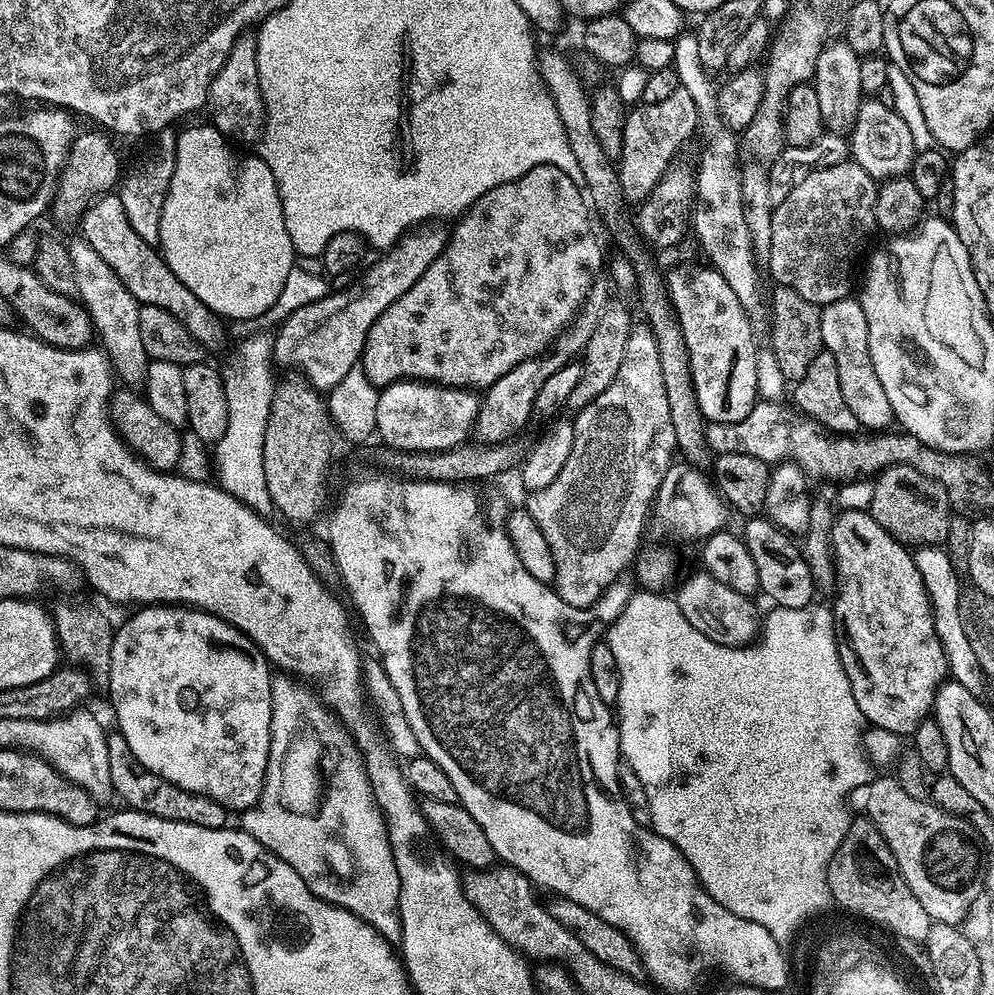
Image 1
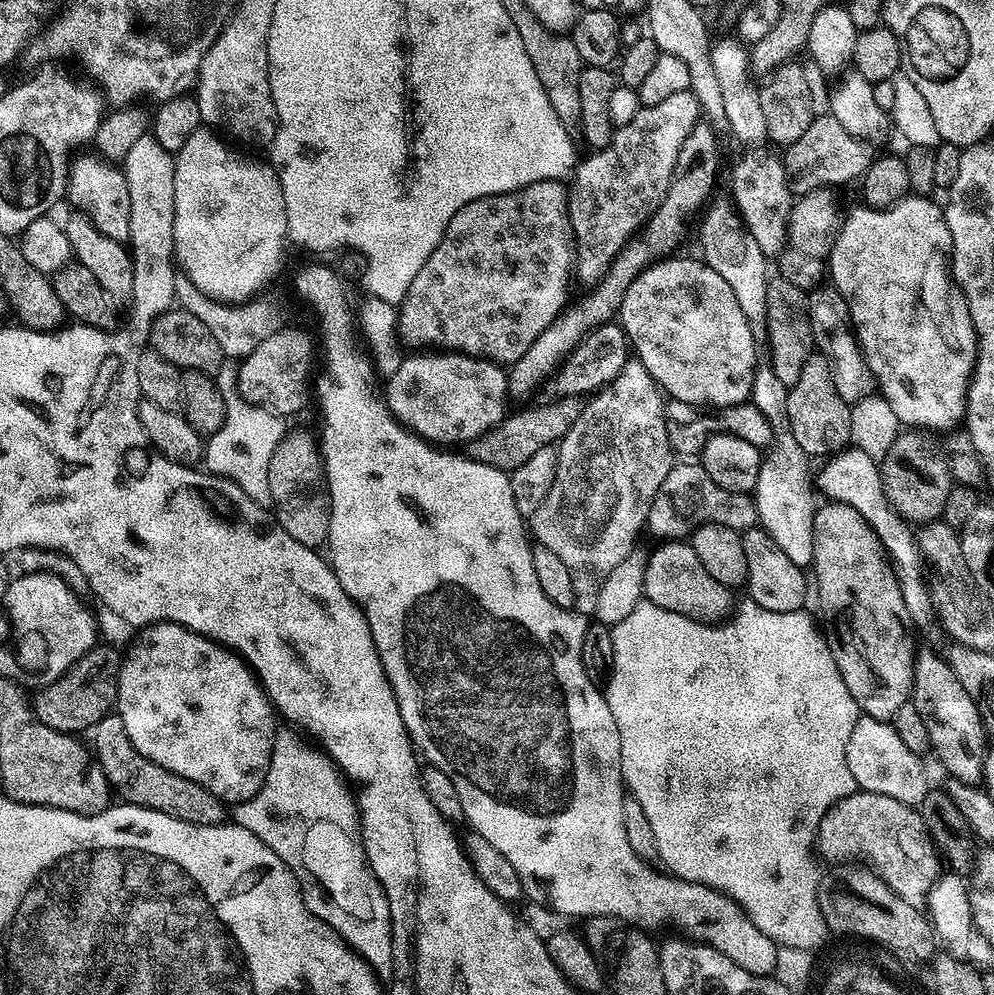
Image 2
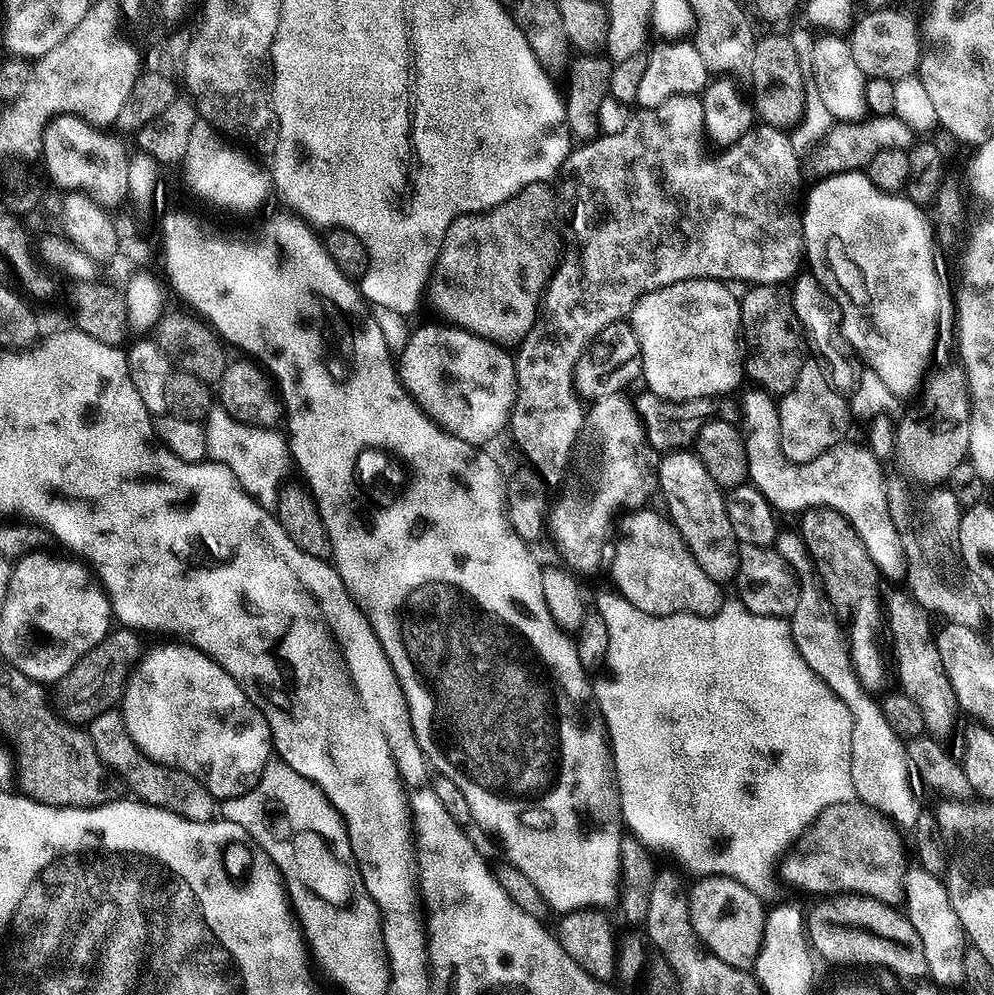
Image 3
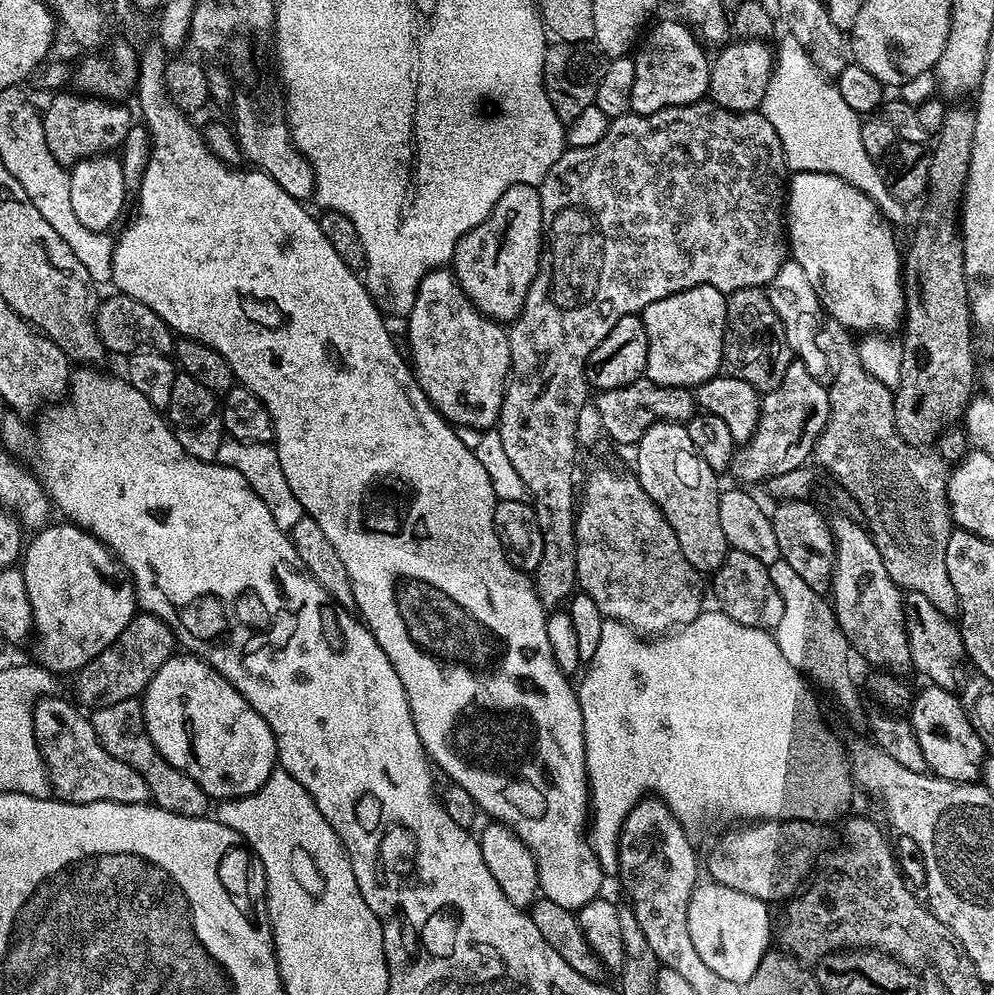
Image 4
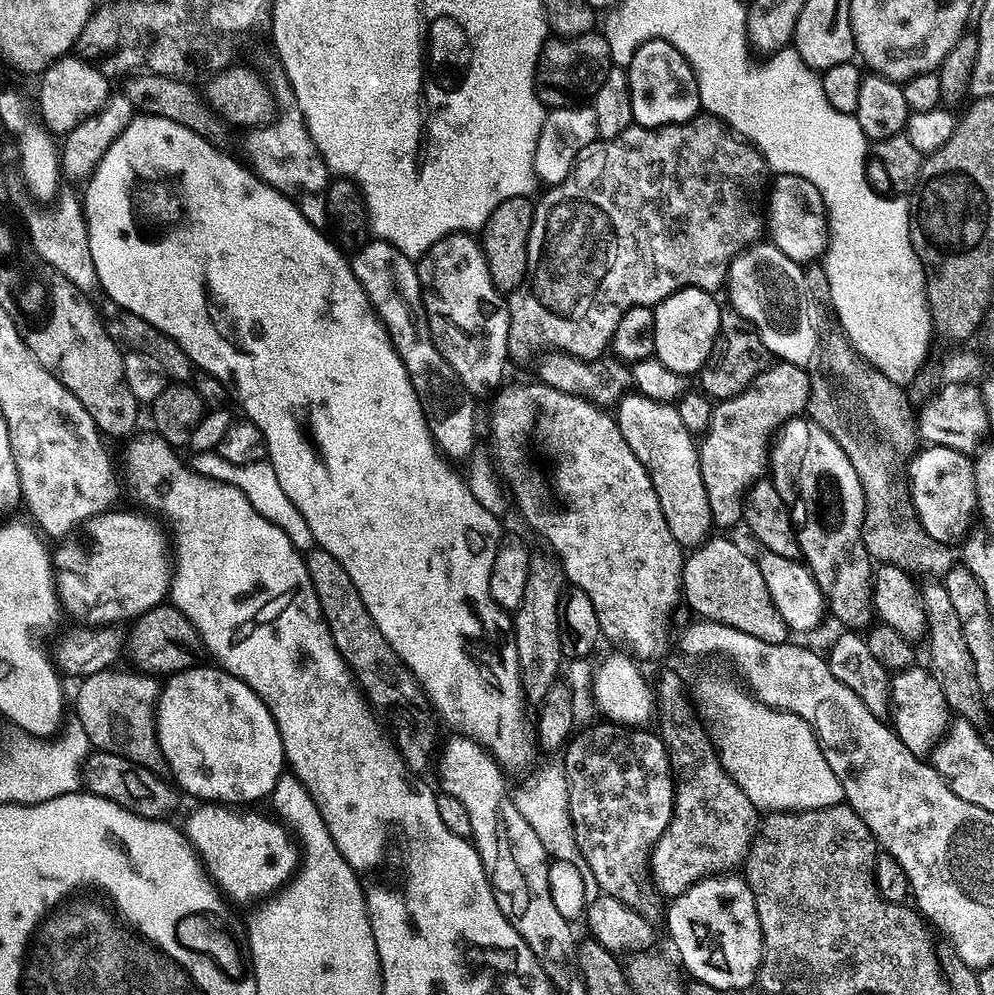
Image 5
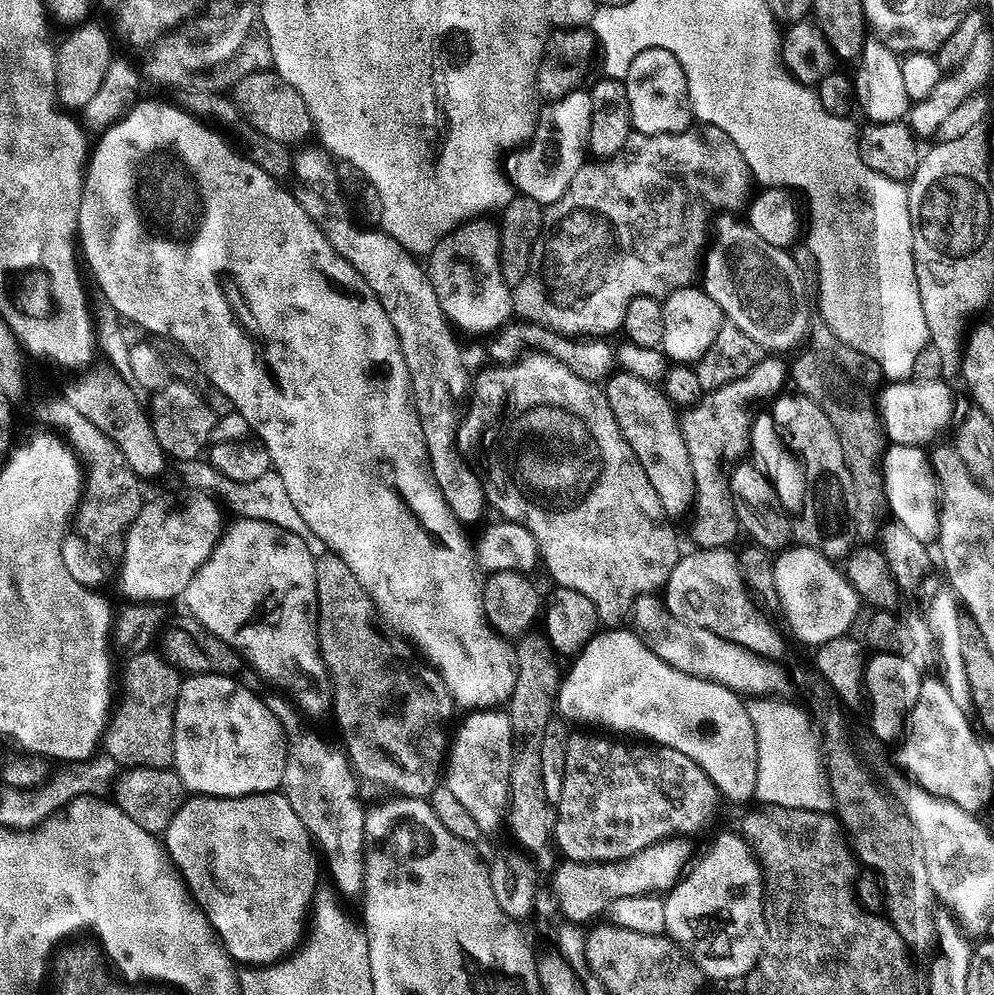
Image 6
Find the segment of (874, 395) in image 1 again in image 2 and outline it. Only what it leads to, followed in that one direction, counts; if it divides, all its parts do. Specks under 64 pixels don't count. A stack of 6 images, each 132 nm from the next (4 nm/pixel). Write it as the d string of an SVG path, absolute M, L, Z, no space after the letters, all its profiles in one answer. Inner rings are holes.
M817 286L807 293L806 307L808 321L812 327L812 343L815 351L828 359L832 365L834 387L846 403L851 406L873 395L877 391L876 380L872 376L870 366L866 362L860 342L856 338L856 329L852 327L850 310L836 289L831 286Z

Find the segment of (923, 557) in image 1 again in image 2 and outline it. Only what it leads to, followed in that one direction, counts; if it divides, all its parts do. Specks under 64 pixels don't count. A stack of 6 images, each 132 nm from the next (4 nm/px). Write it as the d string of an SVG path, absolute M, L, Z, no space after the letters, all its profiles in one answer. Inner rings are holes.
M852 446L845 451L835 453L825 464L828 465L820 473L818 471L815 473L815 487L819 491L821 488L828 495L825 497L831 498L837 504L845 504L858 510L858 514L862 514L862 518L866 518L866 522L872 527L874 534L878 534L878 538L888 554L888 559L891 560L892 566L896 570L898 586L902 590L902 602L906 602L908 620L915 627L917 624L920 628L926 627L931 620L933 623L932 599L928 594L924 562L920 559L920 548L916 545L916 535L910 527L909 521L903 520L886 498L880 477L879 463L872 460L871 456L864 453L862 449Z

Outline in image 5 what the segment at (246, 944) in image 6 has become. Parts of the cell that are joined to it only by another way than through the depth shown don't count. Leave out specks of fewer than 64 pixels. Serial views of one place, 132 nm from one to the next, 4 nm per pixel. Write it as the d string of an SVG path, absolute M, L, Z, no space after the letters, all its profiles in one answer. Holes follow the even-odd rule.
M204 802L199 806L201 808L188 820L186 835L193 847L202 853L225 897L233 896L236 900L263 897L292 878L298 866L298 850L277 823L270 824L258 816L239 816L236 813L239 811L216 802Z

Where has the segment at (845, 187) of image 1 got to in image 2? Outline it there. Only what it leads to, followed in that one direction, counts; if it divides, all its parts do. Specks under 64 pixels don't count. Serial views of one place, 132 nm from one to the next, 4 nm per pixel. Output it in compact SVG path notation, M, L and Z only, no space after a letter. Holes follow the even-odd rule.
M815 188L813 192L803 193L793 203L791 218L786 225L786 246L788 244L789 248L780 260L779 275L805 290L811 290L821 283L820 275L825 275L828 253L832 251L832 235L838 228L836 206L830 193L828 188Z

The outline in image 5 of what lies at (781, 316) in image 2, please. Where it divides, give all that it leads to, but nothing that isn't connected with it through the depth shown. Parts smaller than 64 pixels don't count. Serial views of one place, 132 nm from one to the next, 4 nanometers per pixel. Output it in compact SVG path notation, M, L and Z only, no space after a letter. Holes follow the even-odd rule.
M731 306L725 307L720 313L720 329L714 346L698 373L701 384L699 387L713 401L728 400L731 396L745 392L754 382L754 378L758 378L758 374L765 372L768 367L770 354L752 323L740 316Z

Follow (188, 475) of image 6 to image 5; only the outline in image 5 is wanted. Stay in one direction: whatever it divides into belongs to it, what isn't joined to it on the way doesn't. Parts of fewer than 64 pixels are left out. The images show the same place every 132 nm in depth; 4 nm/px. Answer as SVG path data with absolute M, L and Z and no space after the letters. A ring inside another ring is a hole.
M216 450L198 452L191 458L193 460L190 460L190 466L195 472L242 490L250 498L250 506L254 506L254 510L258 510L258 514L262 514L262 518L274 522L274 526L278 526L278 530L282 530L282 534L286 534L286 538L290 538L290 542L300 553L307 554L312 551L316 544L314 534L310 530L310 526L306 526L306 518L302 518L302 514L298 514L298 506L294 506L294 502L290 502L290 498L286 498L286 490L282 490L282 485L278 483L278 474L274 474L272 464L260 458L253 458L249 464L235 464L221 456Z

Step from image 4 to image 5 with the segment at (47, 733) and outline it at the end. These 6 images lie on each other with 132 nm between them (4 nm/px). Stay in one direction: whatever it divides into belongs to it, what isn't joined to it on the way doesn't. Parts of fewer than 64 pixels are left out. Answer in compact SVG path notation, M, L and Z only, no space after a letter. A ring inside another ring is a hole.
M93 751L82 764L82 784L92 795L106 798L147 820L171 817L171 812L176 808L177 789L165 777L156 776L118 754Z

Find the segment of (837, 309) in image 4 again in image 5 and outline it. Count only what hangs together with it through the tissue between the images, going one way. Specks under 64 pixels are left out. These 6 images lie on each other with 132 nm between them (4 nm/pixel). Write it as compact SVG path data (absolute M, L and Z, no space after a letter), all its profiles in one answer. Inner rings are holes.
M777 175L771 181L770 195L766 200L767 235L771 243L786 254L786 258L801 266L819 261L829 245L828 217L823 211L815 212L812 209L819 209L821 204L820 191L806 178Z

